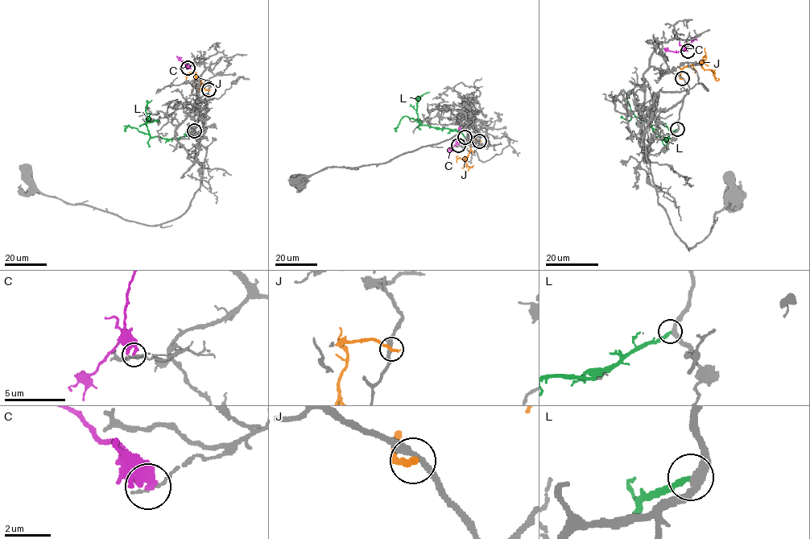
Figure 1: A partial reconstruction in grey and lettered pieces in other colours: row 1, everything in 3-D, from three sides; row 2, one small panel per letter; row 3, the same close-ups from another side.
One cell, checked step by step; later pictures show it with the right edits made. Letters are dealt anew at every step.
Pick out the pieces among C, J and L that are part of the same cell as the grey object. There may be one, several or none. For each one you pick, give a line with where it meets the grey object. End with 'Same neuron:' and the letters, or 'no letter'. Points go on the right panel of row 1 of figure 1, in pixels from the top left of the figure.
Same neuron: no letter

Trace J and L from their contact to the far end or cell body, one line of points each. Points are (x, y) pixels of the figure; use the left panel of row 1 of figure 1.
J: (208, 89), (204, 89), (200, 85), (201, 80), (196, 77), (194, 82), (200, 89), (197, 89)
L: (194, 130), (179, 138), (151, 137), (146, 119), (149, 118), (146, 124), (159, 121)

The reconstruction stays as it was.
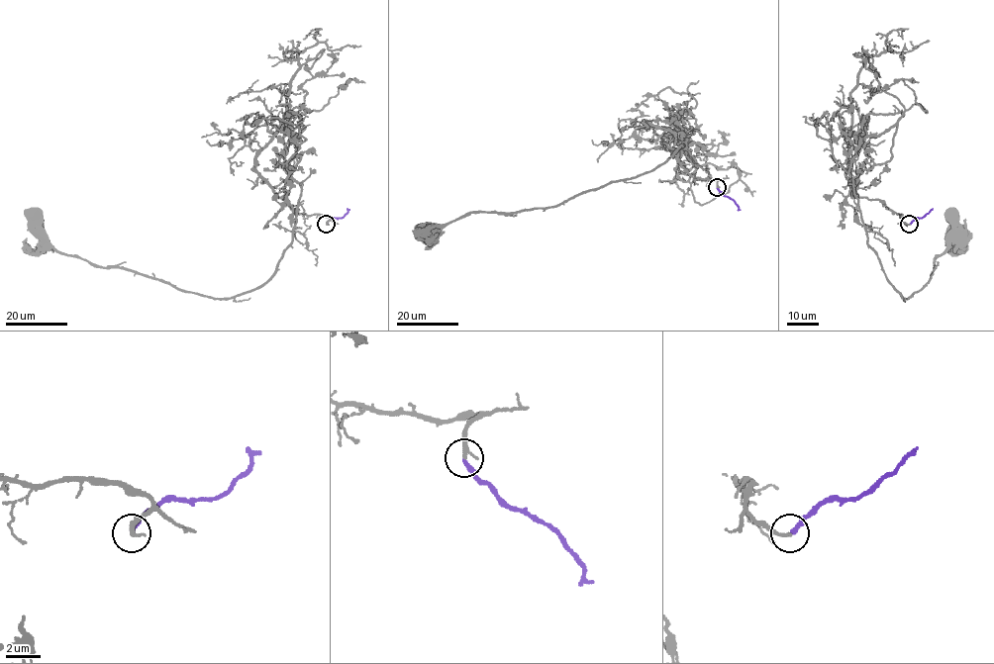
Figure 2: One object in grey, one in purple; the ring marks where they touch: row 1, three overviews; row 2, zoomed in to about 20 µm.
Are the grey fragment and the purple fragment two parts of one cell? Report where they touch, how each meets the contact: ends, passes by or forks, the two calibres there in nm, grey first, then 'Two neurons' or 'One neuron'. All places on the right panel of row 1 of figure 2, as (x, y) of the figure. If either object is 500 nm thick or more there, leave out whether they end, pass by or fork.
Place: (909, 224). At the ring grey ends. At the ring purple ends. Thickness 240 nm (grey) against 240 nm. One neuron

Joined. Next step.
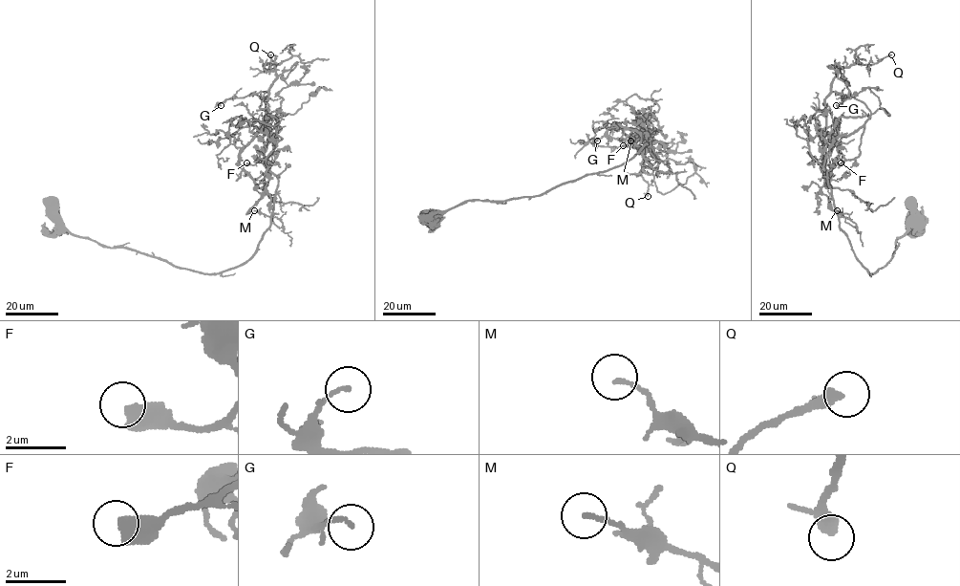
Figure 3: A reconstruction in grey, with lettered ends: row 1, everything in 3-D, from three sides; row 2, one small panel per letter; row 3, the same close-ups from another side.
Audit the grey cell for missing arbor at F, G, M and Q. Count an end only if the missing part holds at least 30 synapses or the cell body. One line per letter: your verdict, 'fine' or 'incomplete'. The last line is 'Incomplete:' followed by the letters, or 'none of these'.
F: fine
G: fine
M: fine
Q: fine
Incomplete: none of these

